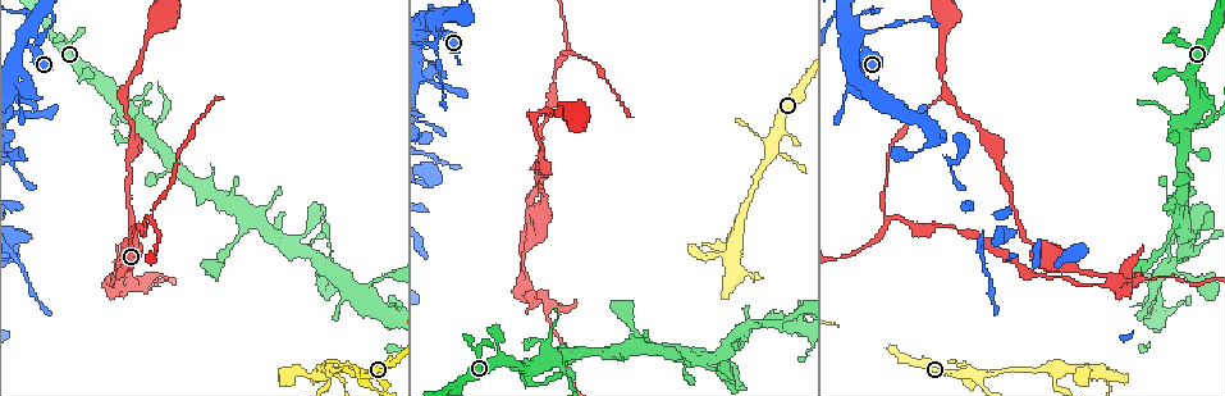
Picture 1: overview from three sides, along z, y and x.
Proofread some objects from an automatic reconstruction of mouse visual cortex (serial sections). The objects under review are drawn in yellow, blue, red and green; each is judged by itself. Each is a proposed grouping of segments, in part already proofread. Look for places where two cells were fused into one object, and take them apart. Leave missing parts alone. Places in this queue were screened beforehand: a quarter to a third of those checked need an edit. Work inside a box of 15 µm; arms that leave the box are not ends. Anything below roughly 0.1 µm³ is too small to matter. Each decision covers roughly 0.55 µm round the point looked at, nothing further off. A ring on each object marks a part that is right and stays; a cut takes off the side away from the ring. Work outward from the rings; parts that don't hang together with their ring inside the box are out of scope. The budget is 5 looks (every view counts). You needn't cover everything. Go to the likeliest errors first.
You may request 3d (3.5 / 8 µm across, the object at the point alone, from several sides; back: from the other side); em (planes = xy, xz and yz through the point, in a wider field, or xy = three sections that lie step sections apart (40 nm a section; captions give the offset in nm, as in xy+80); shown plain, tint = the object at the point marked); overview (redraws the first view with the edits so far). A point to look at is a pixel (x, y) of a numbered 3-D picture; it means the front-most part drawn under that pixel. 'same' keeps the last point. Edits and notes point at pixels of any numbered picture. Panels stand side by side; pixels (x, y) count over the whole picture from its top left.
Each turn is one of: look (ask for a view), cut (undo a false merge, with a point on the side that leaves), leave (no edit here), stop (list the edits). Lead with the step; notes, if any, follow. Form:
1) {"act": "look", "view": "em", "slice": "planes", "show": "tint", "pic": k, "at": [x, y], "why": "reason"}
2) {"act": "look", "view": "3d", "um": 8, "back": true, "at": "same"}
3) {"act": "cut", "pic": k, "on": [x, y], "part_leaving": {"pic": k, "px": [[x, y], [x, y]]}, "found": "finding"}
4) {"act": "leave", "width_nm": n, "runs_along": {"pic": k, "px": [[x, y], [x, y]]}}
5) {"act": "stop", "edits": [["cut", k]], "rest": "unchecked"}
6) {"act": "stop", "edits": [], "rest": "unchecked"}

{"act": "look", "view": "3d", "um": 8, "pic": 1, "at": [147, 217]}

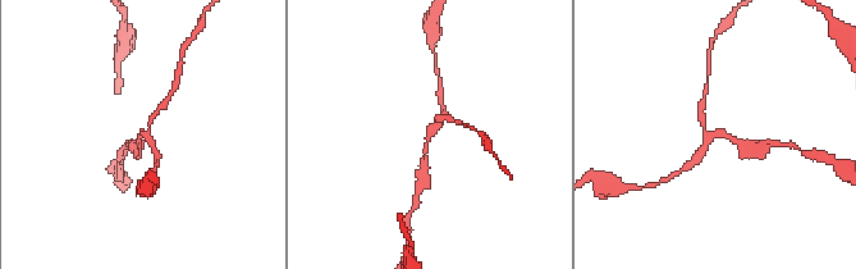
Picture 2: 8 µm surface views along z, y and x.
{"act": "look", "view": "3d", "um": 3.5, "pic": 2, "at": [713, 133], "why": "closer look"}

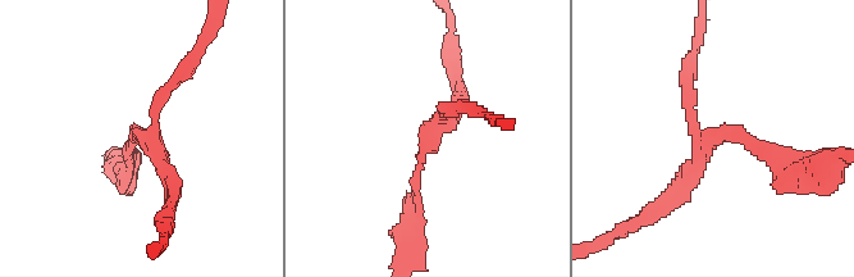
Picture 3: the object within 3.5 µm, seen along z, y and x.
{"act": "leave", "runs_along": {"pic": 3, "px": [[781, 168], [738, 134], [702, 137], [686, 75]]}, "found": "one cell here"}

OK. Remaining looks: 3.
{"act": "look", "view": "3d", "um": 3.5, "pic": 1, "at": [115, 285], "why": "looks like a crossing"}

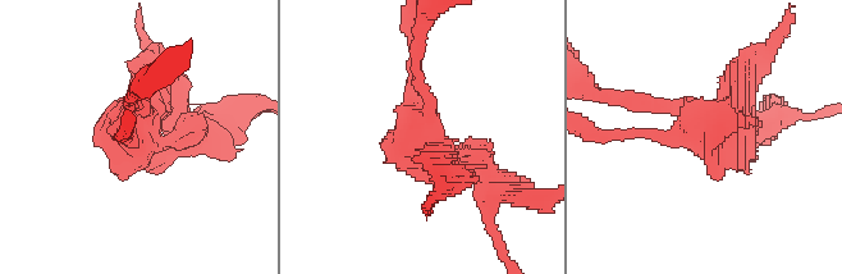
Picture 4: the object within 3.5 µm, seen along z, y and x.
{"act": "look", "view": "em", "slice": "xy", "step": 5, "show": "tint", "pic": 4, "at": [696, 119]}

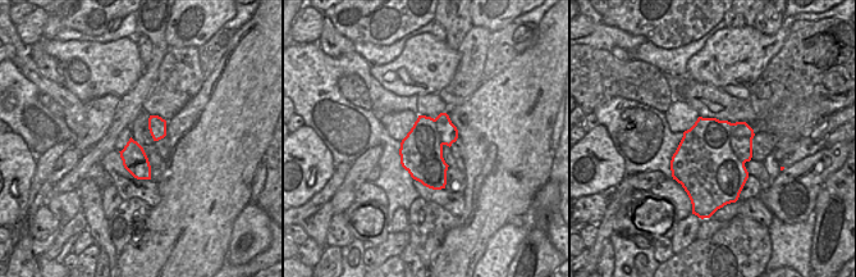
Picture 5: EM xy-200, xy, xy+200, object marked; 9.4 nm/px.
{"act": "look", "view": "em", "slice": "xy", "step": 3, "show": "tint", "at": "same"}

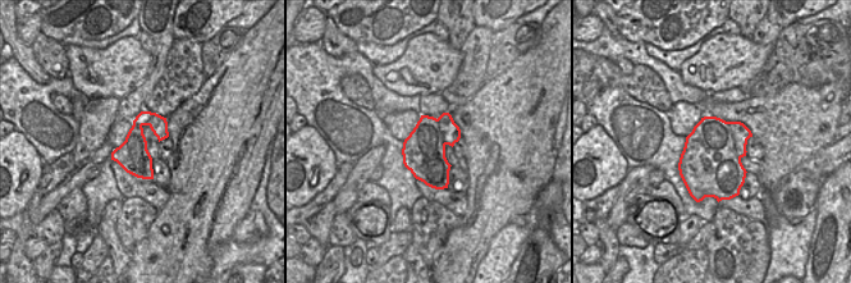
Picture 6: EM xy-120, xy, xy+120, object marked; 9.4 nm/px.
{"act": "cut", "pic": 4, "on": [456, 174], "part_leaving": {"pic": 4, "px": [[678, 108], [600, 96]]}, "found": "a second cell is stuck on"}

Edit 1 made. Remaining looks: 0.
{"act": "stop", "edits": [["cut", 4]], "rest": "unchecked"}

